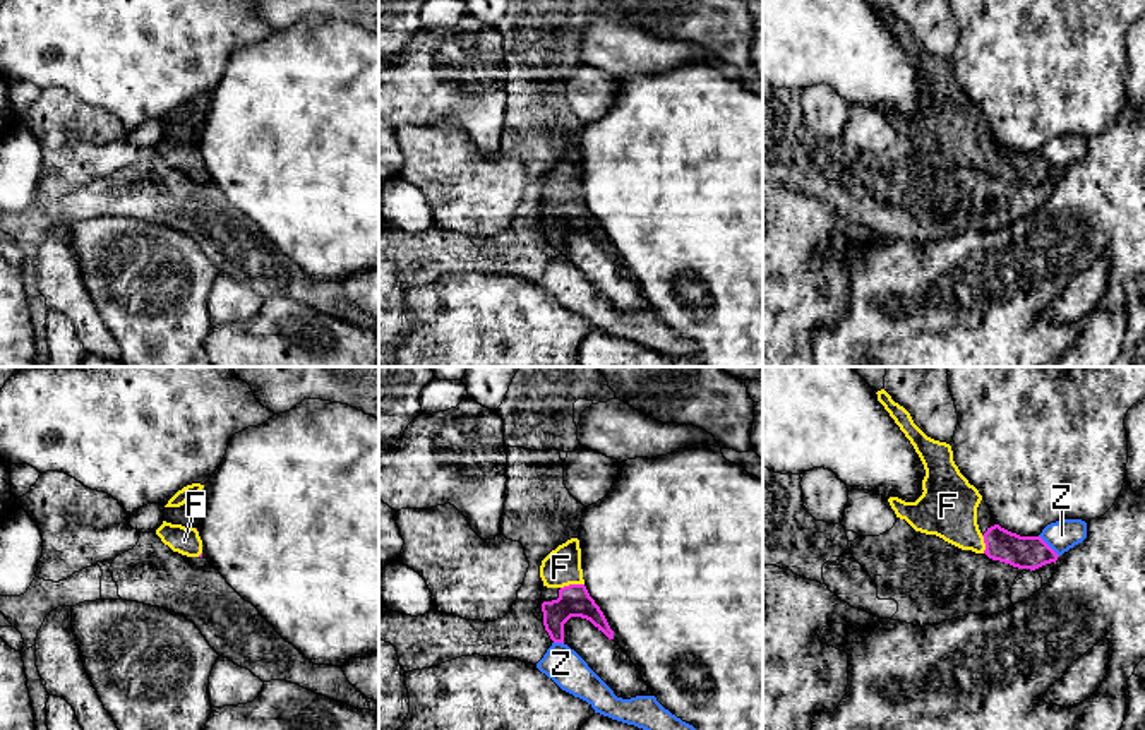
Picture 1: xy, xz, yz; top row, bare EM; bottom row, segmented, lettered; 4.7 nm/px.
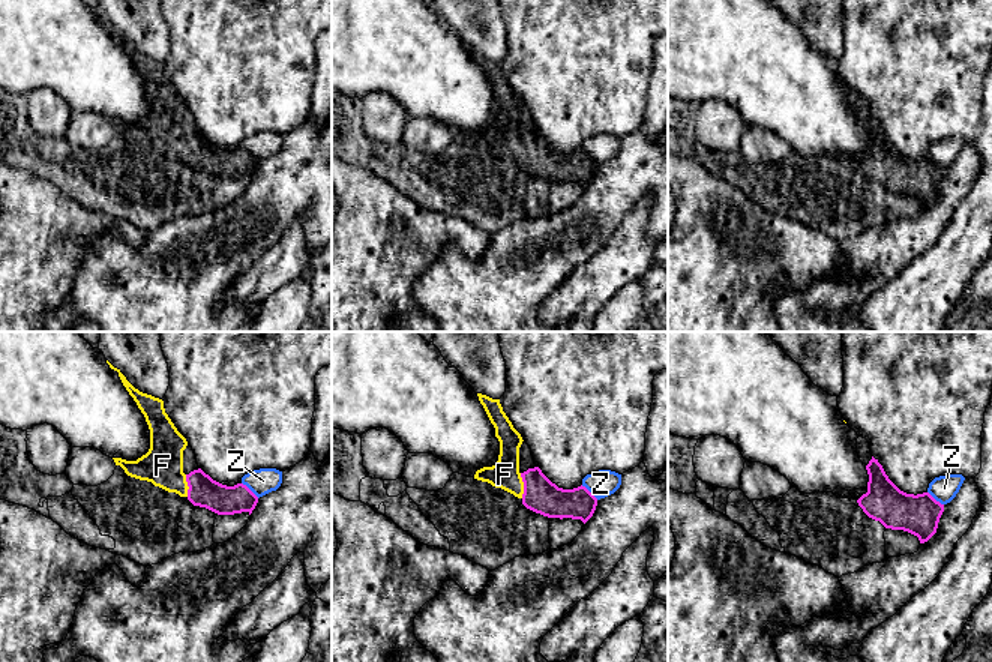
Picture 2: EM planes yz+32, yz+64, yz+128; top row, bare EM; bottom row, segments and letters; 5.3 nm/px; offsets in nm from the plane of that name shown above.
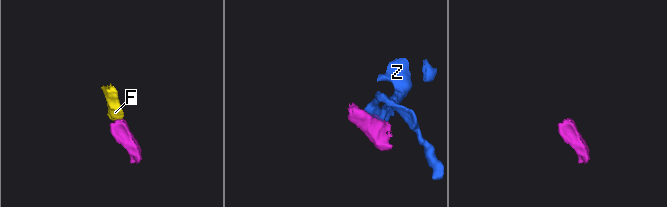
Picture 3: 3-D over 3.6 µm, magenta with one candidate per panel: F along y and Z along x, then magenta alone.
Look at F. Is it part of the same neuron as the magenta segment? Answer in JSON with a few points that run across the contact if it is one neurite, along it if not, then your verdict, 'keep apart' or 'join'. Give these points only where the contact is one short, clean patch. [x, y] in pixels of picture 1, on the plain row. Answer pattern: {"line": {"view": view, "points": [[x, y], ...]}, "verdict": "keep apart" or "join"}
{"line": {"view": "xz", "points": [[575, 216], [571, 201], [561, 184]]}, "verdict": "join"}

